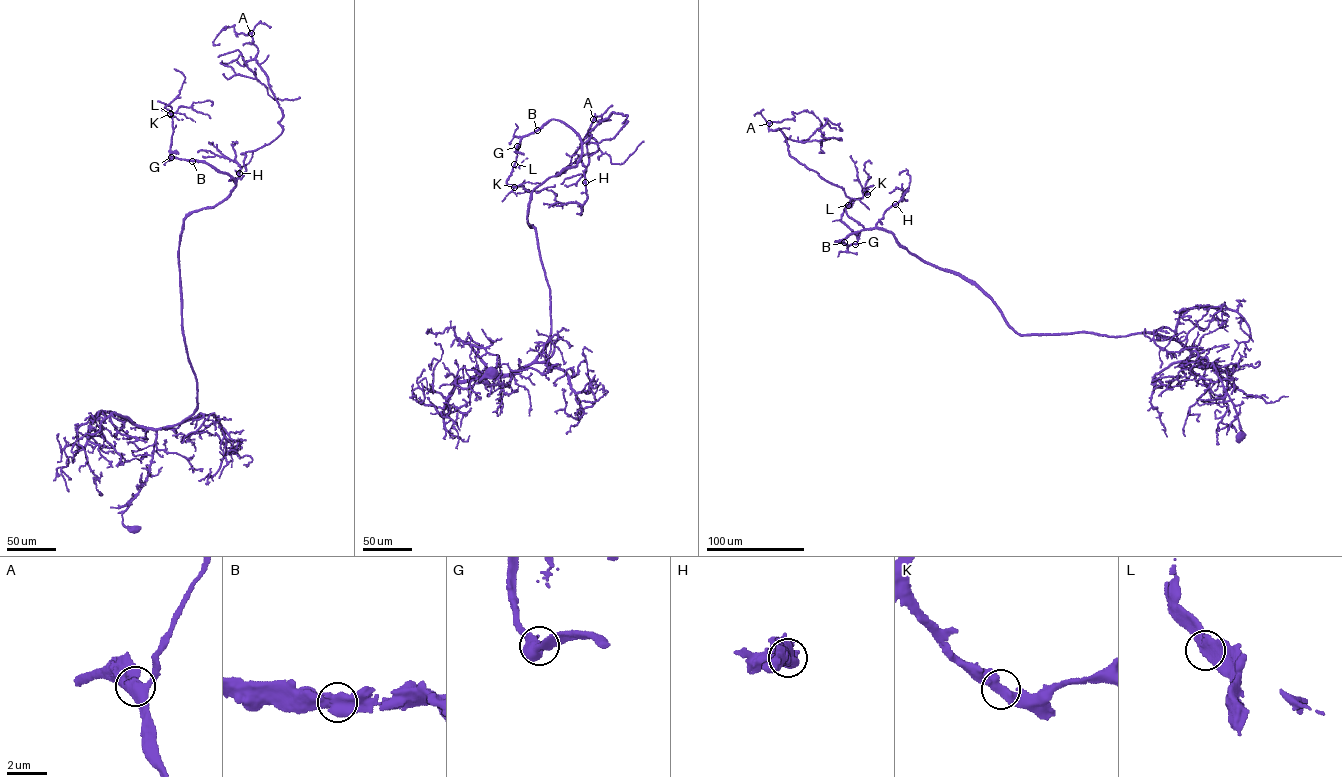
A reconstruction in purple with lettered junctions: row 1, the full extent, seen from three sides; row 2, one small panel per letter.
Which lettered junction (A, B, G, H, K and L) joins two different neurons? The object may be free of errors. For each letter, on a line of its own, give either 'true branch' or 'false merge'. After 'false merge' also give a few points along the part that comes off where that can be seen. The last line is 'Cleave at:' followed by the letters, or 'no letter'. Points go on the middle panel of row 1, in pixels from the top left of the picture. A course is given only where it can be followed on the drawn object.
A: true branch
B: true branch
G: true branch
H: true branch
K: true branch
L: true branch
Cleave at: no letter

